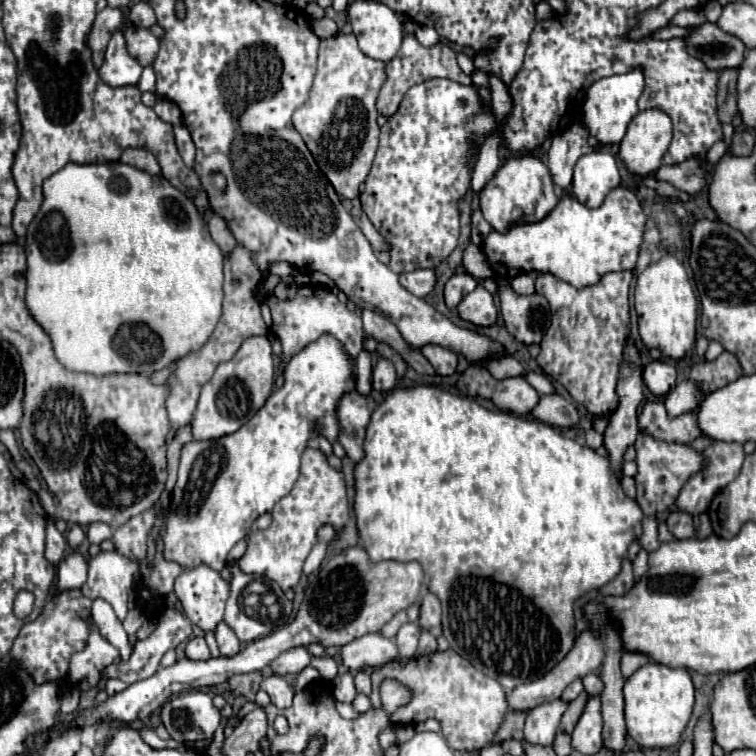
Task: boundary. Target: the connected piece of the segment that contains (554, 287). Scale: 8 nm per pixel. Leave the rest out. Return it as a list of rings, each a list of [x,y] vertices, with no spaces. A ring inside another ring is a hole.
[[[608,272],[600,278],[600,282],[586,286],[586,288],[574,288],[572,284],[552,276],[552,274],[540,274],[536,278],[536,292],[546,296],[550,310],[552,310],[552,324],[546,330],[538,354],[538,364],[550,378],[558,380],[570,396],[588,408],[590,414],[606,418],[614,412],[614,406],[618,406],[618,396],[614,390],[614,382],[618,380],[618,362],[622,358],[622,346],[626,344],[626,330],[630,330],[630,306],[628,306],[628,290],[630,290],[632,272]]]

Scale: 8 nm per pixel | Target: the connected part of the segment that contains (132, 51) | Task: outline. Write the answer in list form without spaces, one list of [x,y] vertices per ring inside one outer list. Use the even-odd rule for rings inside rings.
[[[126,26],[126,46],[128,54],[136,58],[142,66],[150,66],[158,54],[158,38],[148,28]]]

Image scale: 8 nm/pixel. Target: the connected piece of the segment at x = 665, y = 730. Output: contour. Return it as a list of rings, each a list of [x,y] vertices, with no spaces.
[[[648,662],[638,668],[624,684],[624,714],[628,736],[642,748],[668,748],[680,742],[680,736],[692,716],[694,708],[694,684],[684,668],[668,668],[656,662]]]

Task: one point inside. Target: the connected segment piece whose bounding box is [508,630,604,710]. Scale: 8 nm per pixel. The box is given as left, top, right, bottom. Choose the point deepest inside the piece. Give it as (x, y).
(585, 657)

